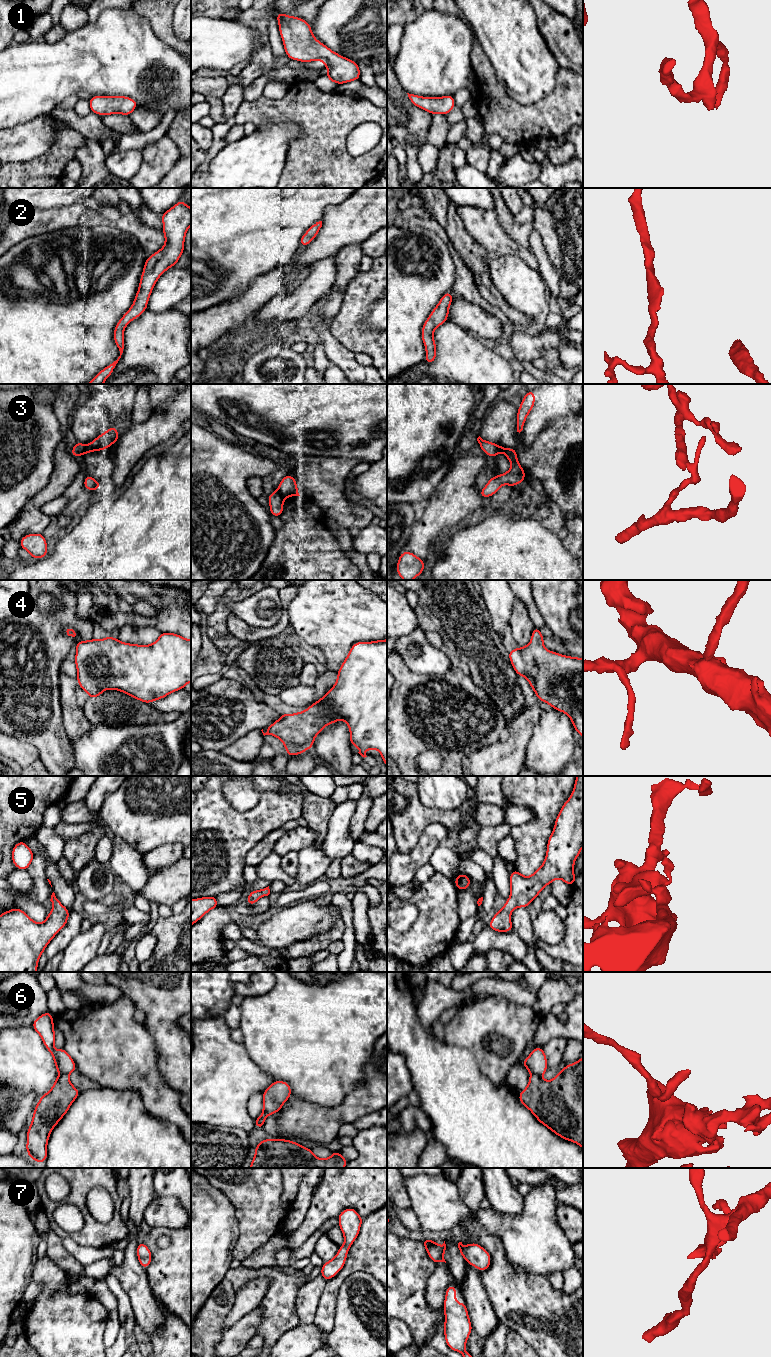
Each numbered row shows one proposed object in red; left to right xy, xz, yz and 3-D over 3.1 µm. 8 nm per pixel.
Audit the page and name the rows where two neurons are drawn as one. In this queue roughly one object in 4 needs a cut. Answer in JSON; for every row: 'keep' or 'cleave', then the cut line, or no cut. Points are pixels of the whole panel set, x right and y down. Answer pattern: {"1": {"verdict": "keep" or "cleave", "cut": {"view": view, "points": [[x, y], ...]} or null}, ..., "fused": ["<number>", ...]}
{"1": {"verdict": "keep", "cut": null}, "2": {"verdict": "keep", "cut": null}, "3": {"verdict": "cleave", "cut": {"view": "xz", "points": [[276, 491], [285, 498]]}}, "4": {"verdict": "keep", "cut": null}, "5": {"verdict": "keep", "cut": null}, "6": {"verdict": "cleave", "cut": {"view": "xy", "points": [[60, 1073], [68, 1075]]}}, "7": {"verdict": "keep", "cut": null}, "fused": ["3", "6"]}

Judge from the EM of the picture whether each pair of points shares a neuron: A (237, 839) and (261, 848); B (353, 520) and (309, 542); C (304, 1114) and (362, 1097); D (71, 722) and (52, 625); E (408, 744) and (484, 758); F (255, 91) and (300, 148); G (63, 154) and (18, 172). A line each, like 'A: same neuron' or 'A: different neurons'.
A: different neurons
B: different neurons
C: same neuron
D: different neurons
E: different neurons
F: different neurons
G: same neuron

